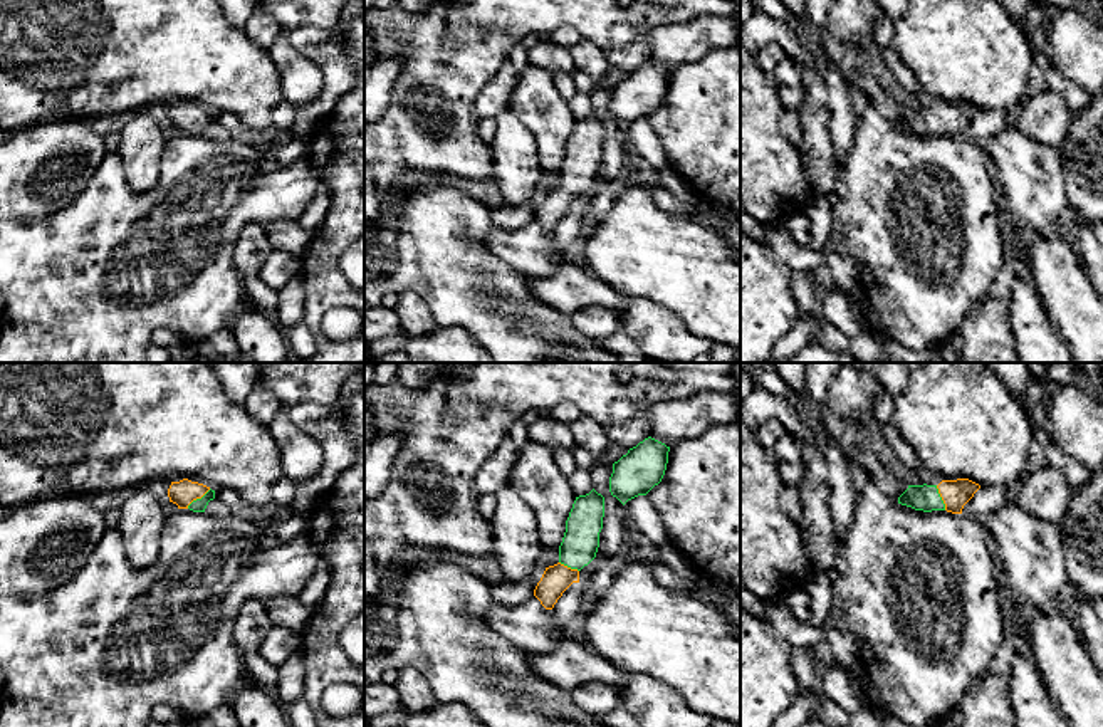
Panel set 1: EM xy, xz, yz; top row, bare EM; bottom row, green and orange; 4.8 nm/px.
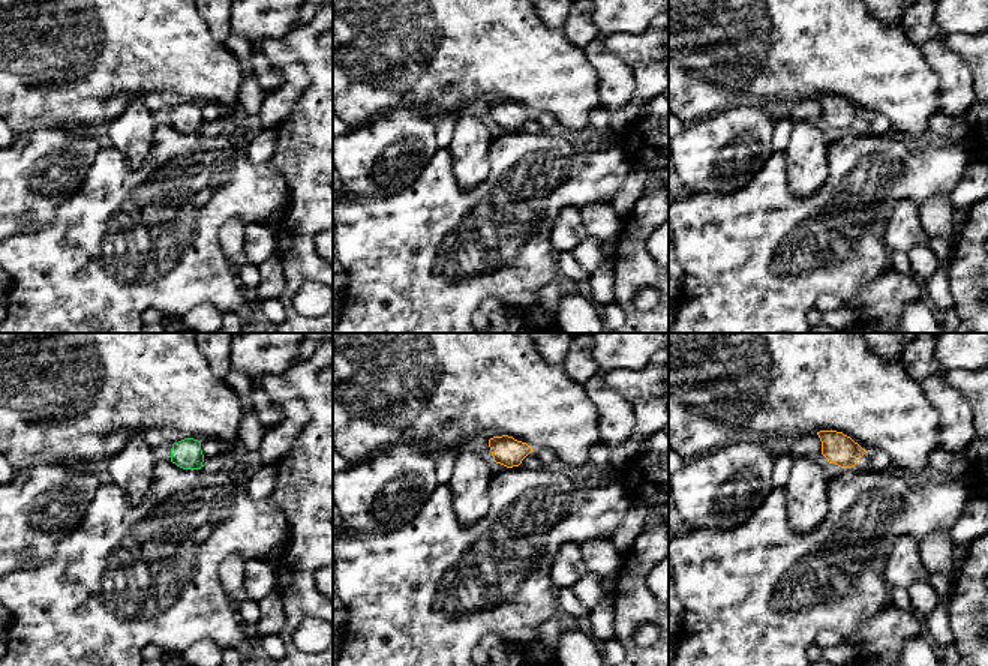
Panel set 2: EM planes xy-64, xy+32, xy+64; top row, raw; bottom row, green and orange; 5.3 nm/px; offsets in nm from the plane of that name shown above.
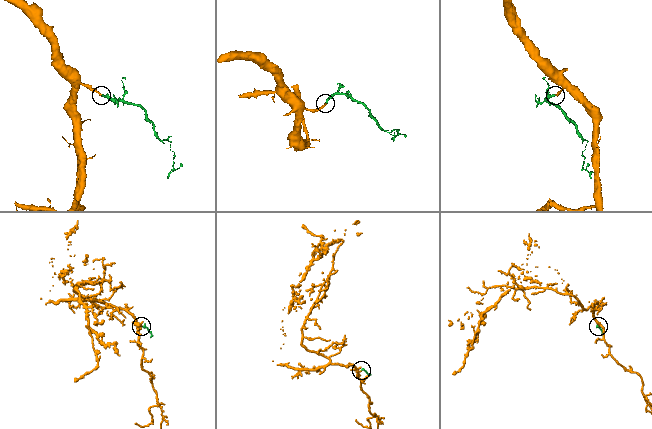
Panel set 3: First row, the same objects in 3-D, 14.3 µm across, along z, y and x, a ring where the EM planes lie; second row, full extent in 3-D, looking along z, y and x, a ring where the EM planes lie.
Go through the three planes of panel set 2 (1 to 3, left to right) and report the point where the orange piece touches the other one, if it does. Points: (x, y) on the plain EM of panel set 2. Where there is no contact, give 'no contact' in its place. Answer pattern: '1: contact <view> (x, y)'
1: no contact
2: no contact
3: no contact

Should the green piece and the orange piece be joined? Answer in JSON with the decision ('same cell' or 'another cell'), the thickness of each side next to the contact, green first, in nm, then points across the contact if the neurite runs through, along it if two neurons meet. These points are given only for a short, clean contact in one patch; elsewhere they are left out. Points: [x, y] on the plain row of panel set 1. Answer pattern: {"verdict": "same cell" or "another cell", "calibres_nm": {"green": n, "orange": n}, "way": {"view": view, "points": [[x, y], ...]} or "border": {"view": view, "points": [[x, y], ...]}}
{"verdict": "same cell", "calibres_nm": {"green": 60, "orange": 120}, "way": {"view": "xy", "points": [[200, 128], [198, 123], [183, 116]]}}

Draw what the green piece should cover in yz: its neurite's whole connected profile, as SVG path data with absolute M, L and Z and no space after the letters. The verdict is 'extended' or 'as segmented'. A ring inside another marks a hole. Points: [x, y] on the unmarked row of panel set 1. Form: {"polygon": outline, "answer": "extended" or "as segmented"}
{"polygon": "M969 102L942 104L938 109L908 109L898 121L898 128L923 136L947 134L962 138L964 129L979 112L980 109Z", "answer": "extended"}

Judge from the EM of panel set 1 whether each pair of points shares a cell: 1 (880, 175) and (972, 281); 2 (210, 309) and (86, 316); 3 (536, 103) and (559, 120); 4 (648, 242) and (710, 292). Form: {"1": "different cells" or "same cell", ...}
{"1": "same cell", "2": "same cell", "3": "same cell", "4": "same cell"}

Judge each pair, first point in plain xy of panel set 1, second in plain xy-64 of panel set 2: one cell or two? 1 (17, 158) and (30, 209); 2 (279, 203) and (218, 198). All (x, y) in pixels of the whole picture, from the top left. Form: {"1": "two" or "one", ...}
{"1": "one", "2": "one"}

